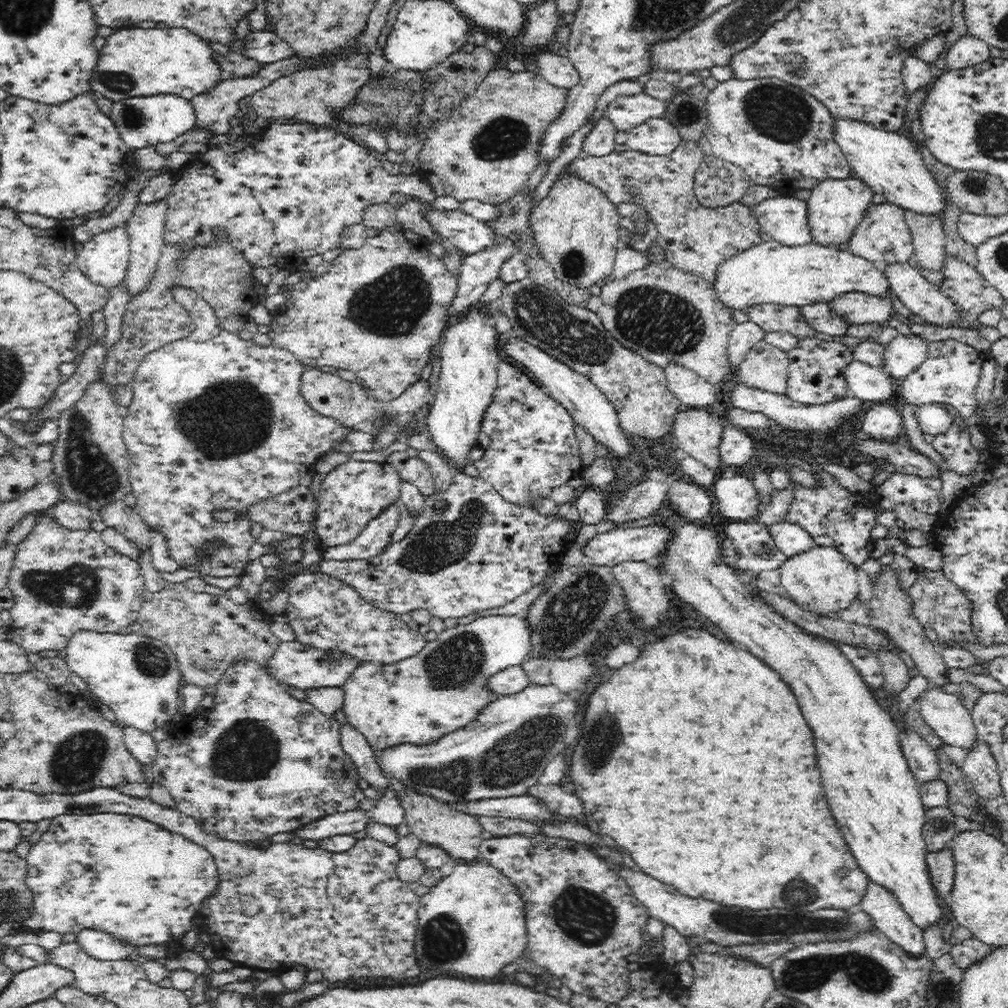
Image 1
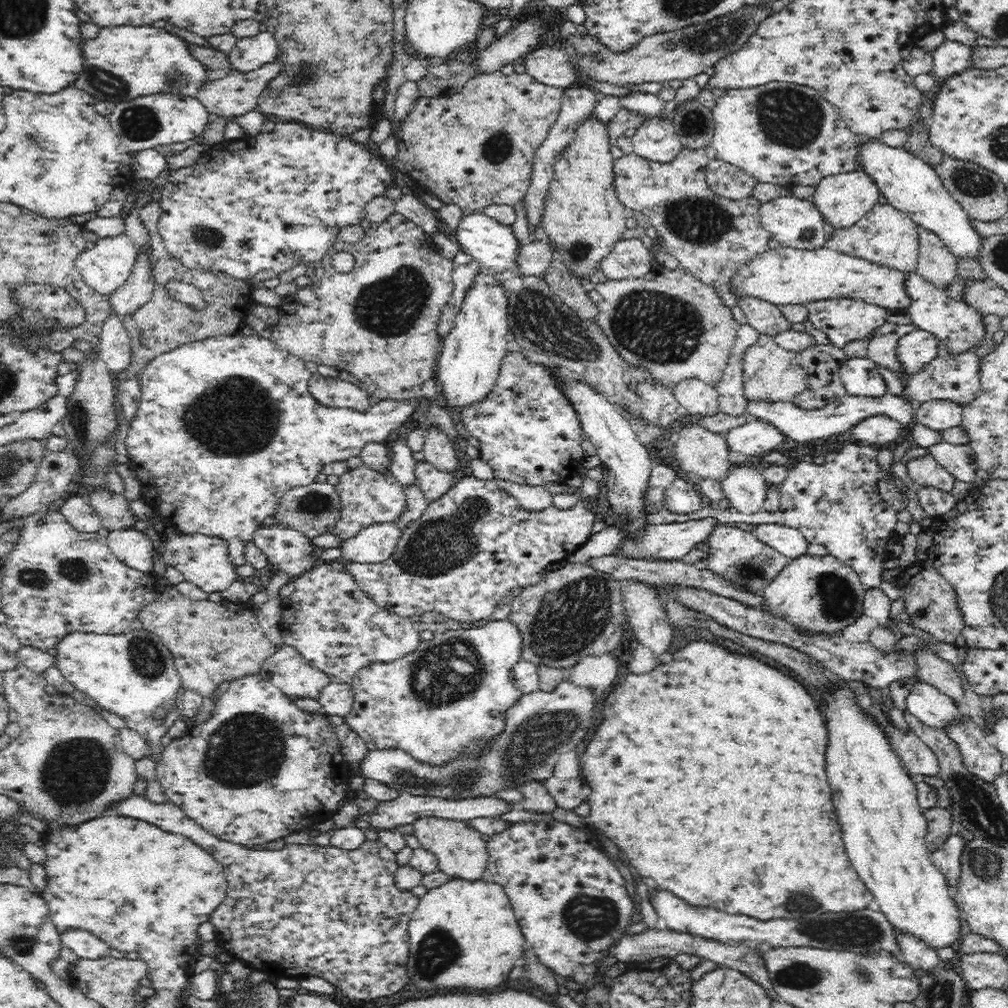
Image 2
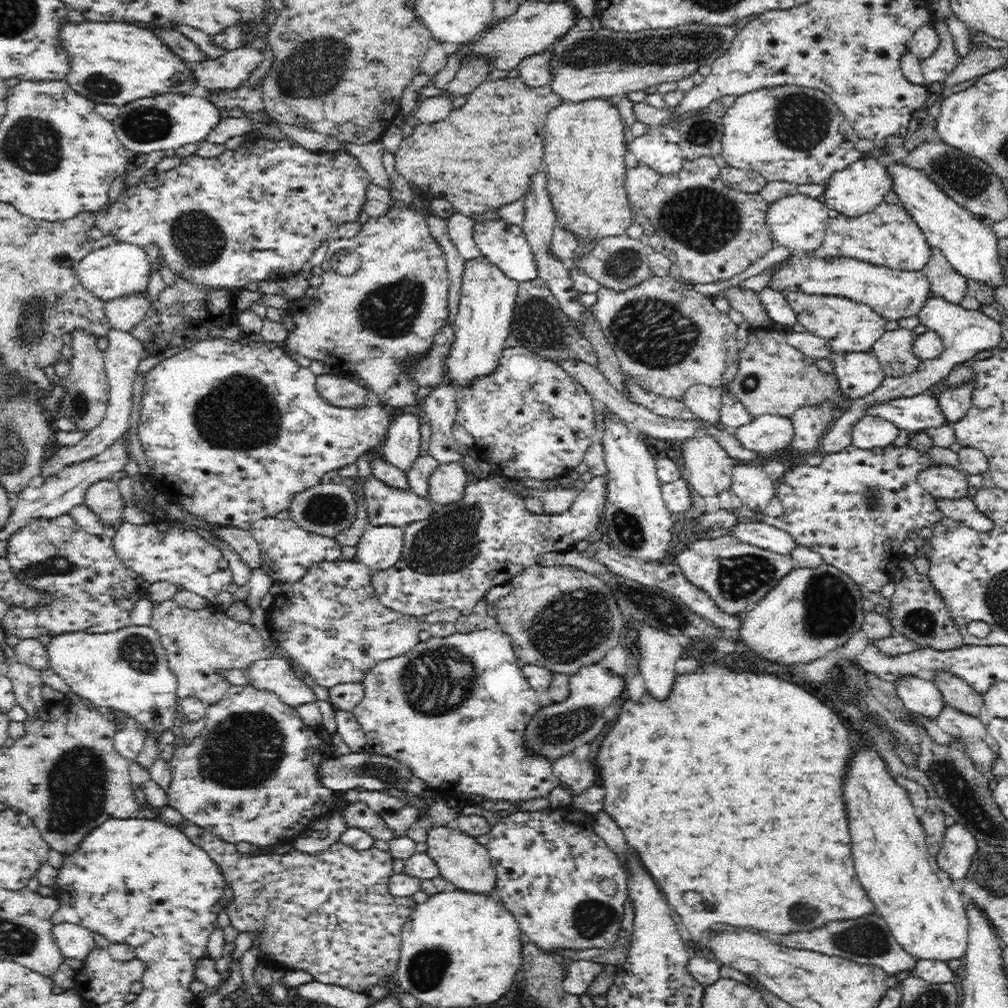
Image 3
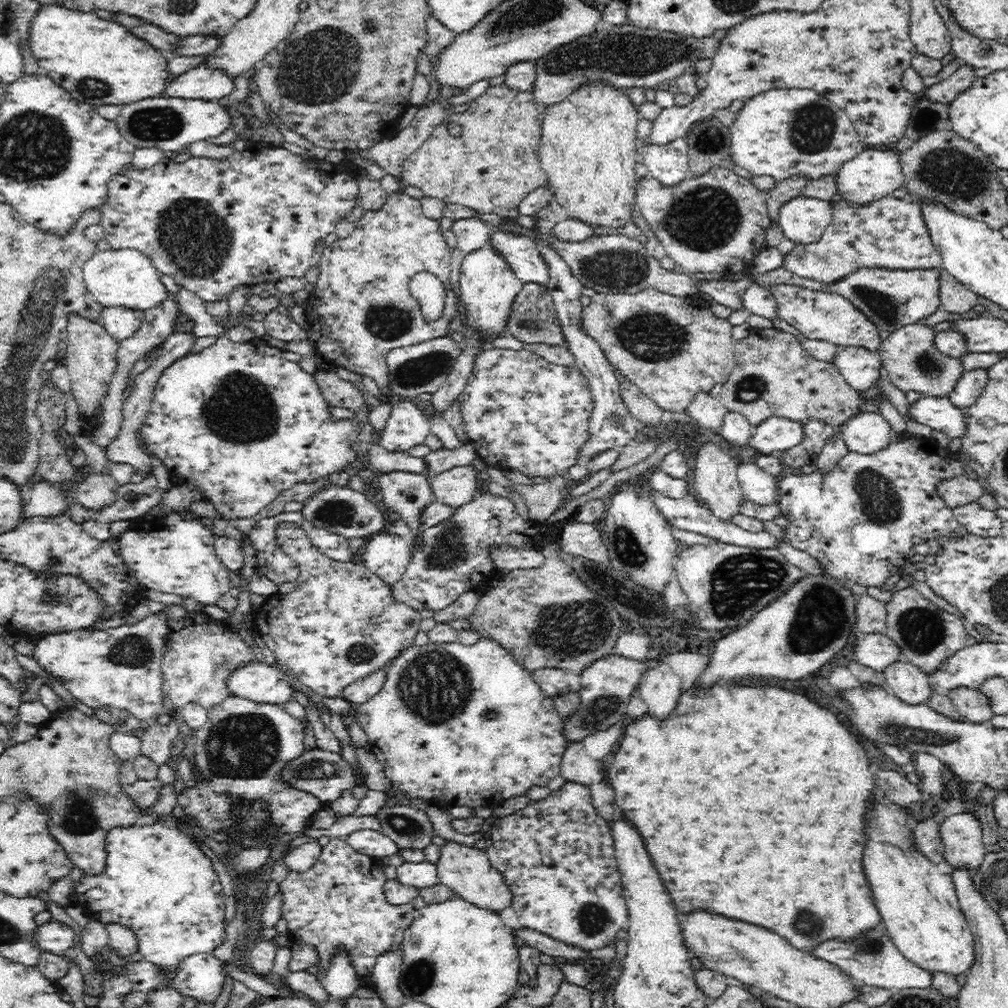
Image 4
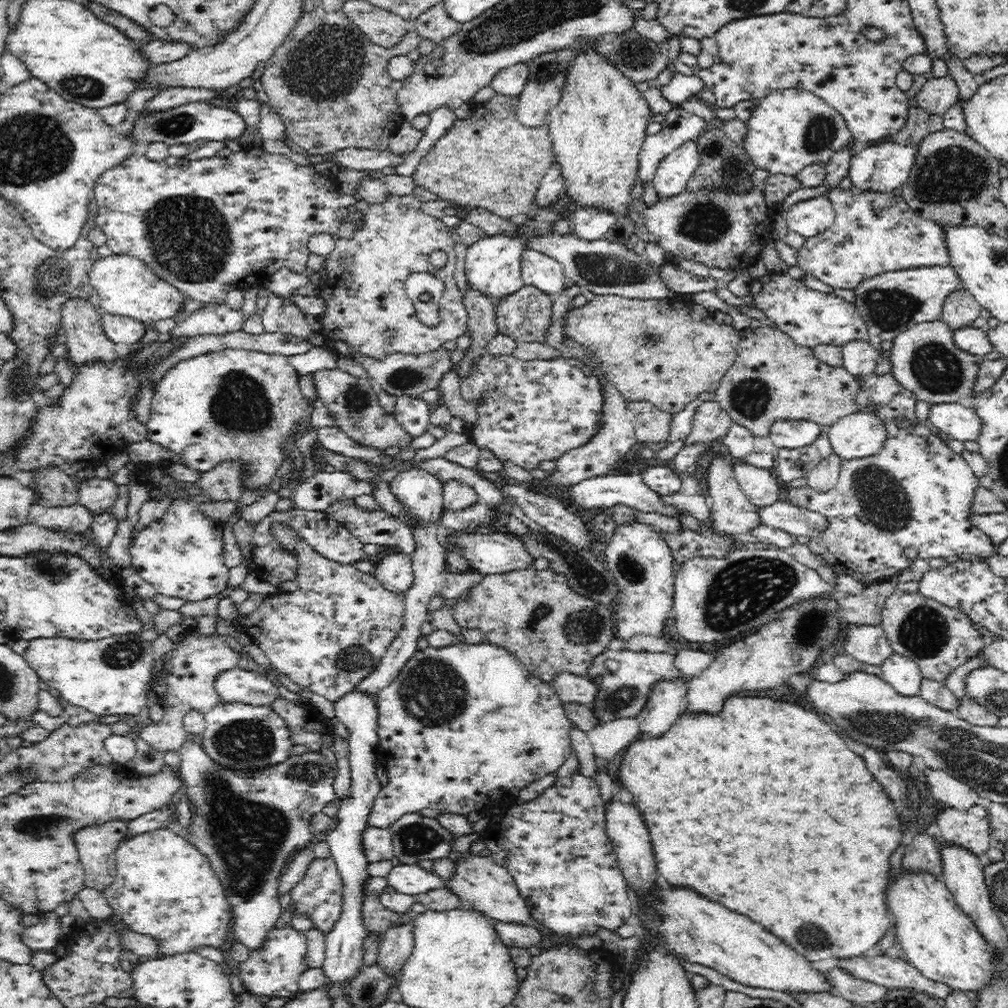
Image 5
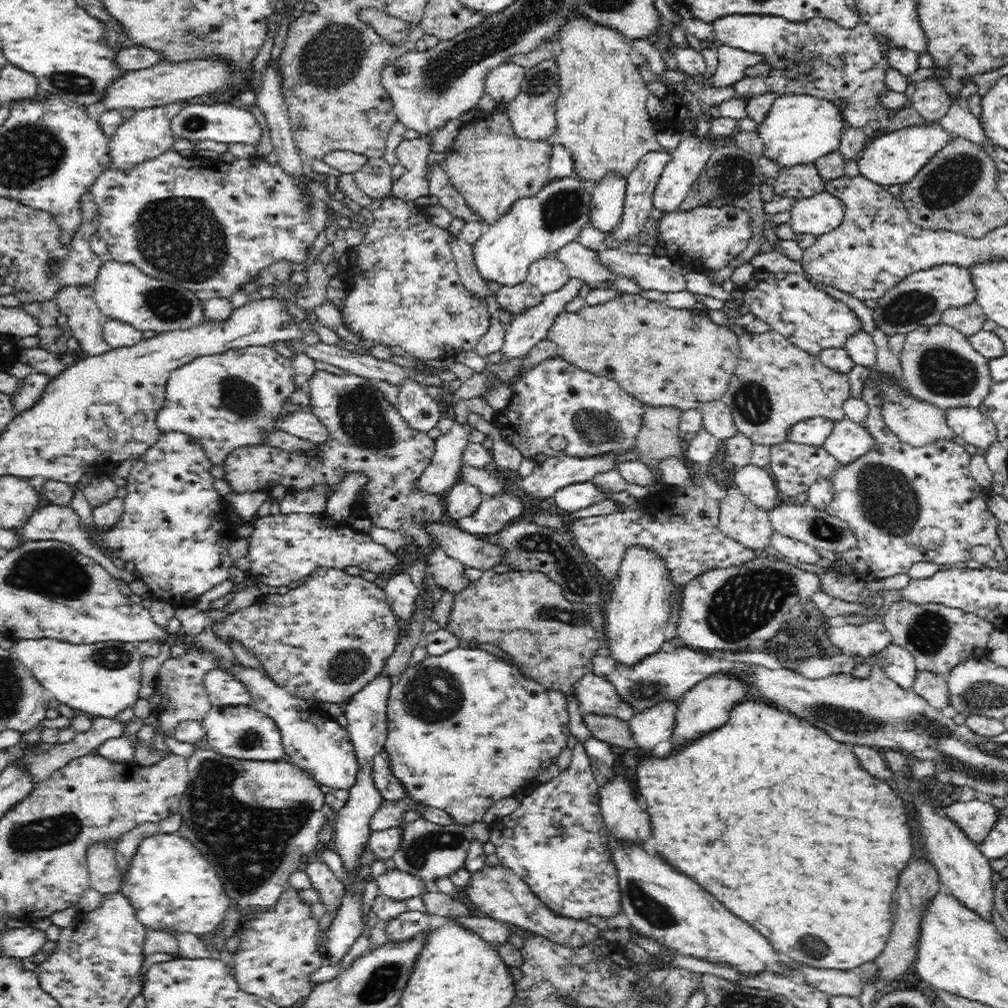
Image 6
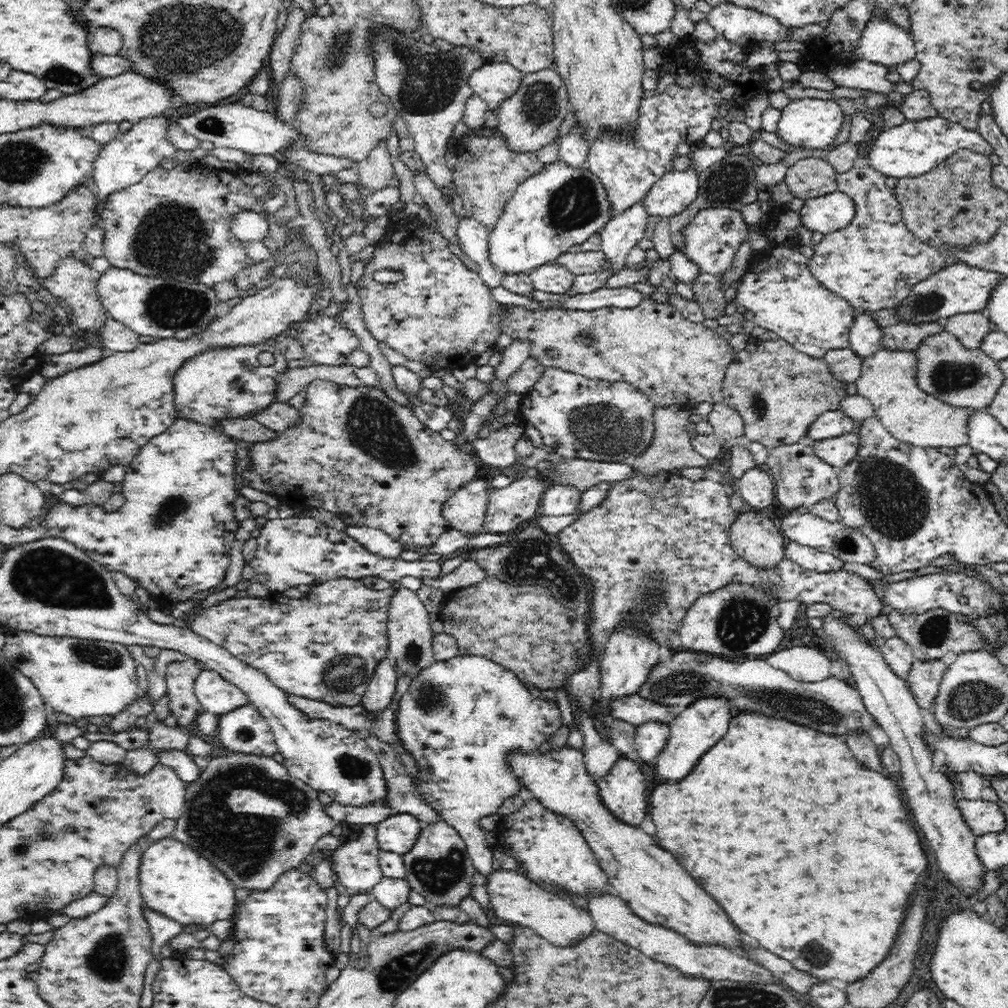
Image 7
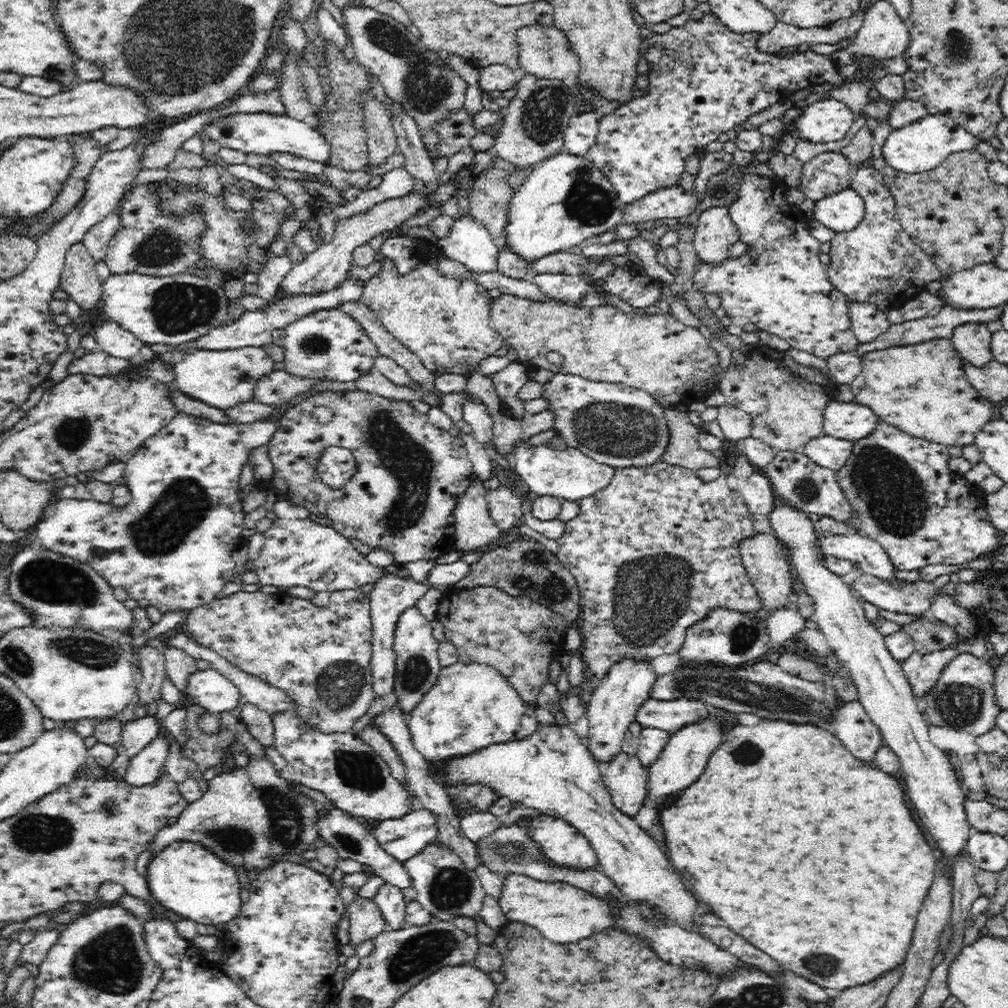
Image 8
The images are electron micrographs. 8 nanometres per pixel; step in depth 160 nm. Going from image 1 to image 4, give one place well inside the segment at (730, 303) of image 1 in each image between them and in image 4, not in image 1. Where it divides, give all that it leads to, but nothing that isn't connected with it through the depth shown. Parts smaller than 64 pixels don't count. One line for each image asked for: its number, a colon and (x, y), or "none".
2: (784, 275)
3: (896, 294)
4: (891, 298)

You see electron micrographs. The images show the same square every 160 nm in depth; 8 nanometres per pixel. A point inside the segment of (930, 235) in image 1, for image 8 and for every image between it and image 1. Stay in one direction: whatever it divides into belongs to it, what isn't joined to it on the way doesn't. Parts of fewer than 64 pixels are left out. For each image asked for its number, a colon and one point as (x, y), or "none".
2: (935, 261)
3: (943, 279)
4: (954, 297)
5: (960, 308)
6: (967, 319)
7: (970, 328)
8: (972, 339)

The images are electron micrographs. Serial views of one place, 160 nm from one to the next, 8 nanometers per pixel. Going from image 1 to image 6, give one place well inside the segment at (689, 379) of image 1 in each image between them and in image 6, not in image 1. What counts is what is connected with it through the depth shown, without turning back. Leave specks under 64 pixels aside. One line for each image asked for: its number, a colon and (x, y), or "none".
2: (698, 398)
3: (704, 401)
4: (708, 411)
5: (710, 422)
6: (716, 420)

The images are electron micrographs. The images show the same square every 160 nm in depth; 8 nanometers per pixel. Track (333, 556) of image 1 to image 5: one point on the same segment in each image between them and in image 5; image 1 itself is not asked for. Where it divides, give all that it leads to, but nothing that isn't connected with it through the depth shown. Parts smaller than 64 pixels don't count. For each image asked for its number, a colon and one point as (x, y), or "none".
2: (375, 543)
3: (379, 547)
4: (387, 554)
5: (395, 571)

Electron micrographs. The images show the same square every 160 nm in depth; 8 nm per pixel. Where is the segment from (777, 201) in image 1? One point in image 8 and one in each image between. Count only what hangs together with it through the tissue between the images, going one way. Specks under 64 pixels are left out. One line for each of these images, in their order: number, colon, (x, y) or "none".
2: (794, 222)
3: (797, 222)
4: (803, 220)
5: (809, 218)
6: (819, 214)
7: (826, 214)
8: (842, 211)

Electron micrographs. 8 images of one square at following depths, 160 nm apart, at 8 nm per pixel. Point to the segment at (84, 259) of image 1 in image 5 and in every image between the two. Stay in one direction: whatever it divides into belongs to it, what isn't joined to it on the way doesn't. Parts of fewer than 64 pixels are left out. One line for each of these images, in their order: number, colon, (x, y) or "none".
2: (105, 265)
3: (108, 272)
4: (127, 277)
5: (125, 285)

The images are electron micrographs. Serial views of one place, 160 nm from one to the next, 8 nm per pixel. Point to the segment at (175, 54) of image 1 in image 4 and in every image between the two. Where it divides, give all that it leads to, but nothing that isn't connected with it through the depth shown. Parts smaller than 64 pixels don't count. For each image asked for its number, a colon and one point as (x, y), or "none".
2: (124, 62)
3: (114, 63)
4: (99, 61)

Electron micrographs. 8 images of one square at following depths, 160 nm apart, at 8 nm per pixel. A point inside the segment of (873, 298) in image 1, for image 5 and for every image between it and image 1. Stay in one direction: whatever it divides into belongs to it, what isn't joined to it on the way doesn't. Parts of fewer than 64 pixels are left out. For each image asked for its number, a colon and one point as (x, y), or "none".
2: (843, 319)
3: (847, 326)
4: (818, 315)
5: (810, 317)

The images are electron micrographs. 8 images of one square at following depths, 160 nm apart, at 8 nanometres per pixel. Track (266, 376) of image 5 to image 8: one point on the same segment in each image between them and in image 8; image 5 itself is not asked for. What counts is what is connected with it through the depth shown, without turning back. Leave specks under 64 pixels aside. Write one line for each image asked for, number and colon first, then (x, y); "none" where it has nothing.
6: (231, 400)
7: (221, 386)
8: (222, 379)

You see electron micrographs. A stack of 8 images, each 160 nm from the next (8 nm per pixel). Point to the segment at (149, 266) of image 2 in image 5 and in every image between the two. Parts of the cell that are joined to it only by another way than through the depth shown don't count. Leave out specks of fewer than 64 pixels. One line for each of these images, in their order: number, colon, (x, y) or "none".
3: (124, 312)
4: (121, 322)
5: (119, 329)

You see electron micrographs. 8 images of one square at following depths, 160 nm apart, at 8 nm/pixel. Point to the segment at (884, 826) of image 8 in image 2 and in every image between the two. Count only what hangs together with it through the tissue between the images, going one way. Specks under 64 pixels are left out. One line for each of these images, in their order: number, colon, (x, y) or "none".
2: (708, 772)
3: (727, 789)
4: (749, 799)
5: (762, 806)
6: (777, 820)
7: (813, 855)

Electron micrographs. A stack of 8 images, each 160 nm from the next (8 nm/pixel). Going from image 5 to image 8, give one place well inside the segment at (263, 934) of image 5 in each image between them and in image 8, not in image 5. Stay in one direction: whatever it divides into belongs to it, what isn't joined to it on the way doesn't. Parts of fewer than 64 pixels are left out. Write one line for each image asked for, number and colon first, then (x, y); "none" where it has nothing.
6: (255, 820)
7: (246, 814)
8: (250, 816)

